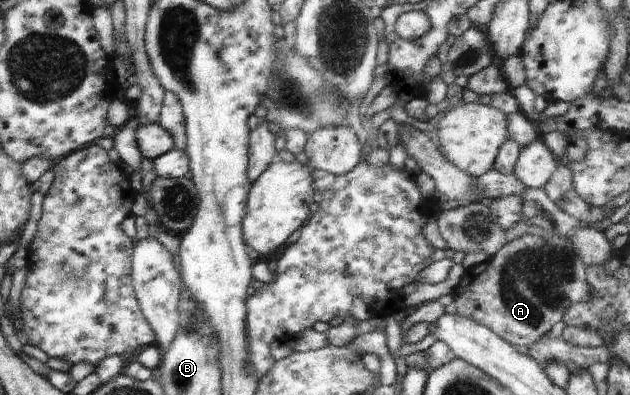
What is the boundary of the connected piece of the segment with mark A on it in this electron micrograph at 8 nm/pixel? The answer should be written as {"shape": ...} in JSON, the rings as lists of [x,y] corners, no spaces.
{"shape":[[[551,228],[545,238],[527,233],[506,243],[489,260],[466,269],[451,295],[459,317],[485,326],[515,347],[529,347],[562,320],[571,303],[588,302],[592,289],[587,285],[585,270],[568,236],[558,236]]]}

